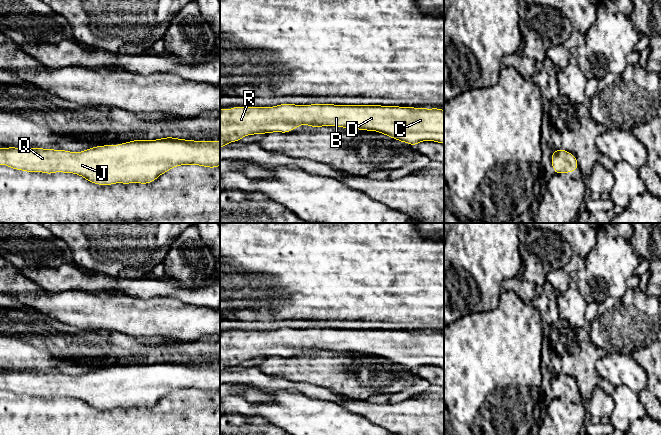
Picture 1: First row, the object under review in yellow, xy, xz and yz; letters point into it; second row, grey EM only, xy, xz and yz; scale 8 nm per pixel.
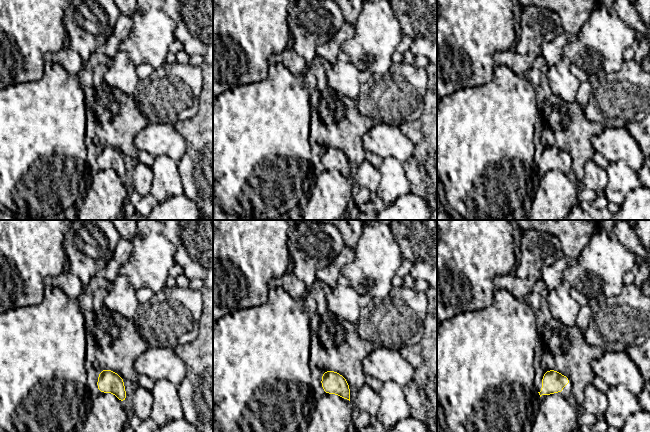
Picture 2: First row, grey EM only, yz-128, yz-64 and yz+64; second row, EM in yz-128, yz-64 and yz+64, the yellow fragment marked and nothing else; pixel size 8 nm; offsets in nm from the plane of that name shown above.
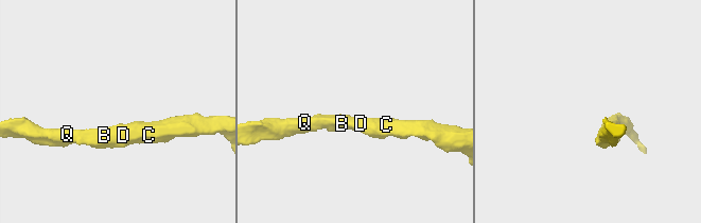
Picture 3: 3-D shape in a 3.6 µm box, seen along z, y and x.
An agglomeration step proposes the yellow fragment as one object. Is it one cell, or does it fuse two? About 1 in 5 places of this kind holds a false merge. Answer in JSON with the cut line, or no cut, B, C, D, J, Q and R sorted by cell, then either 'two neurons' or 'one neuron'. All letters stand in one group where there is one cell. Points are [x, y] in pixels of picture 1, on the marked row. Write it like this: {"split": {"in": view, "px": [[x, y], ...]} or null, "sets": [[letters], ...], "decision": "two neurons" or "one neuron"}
{"split": null, "sets": [["B", "C", "D", "J", "Q", "R"]], "decision": "one neuron"}

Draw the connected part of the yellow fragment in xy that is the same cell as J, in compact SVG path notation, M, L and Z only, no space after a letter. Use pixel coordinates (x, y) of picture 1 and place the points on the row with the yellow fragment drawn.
M165 137L102 145L81 152L0 148L0 165L25 172L73 173L96 185L148 184L181 165L220 166L220 140Z

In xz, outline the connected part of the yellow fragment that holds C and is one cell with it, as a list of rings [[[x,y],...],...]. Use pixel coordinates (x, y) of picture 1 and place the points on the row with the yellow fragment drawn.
[[[284,103],[272,107],[232,107],[229,111],[220,108],[220,148],[230,142],[240,141],[247,135],[266,133],[290,133],[299,125],[313,128],[334,126],[357,130],[376,131],[392,139],[416,146],[421,141],[444,144],[444,110],[440,108],[417,108],[382,105],[295,105]]]

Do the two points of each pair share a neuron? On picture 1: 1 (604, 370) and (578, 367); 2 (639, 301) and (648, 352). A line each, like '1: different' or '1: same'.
1: different
2: different

